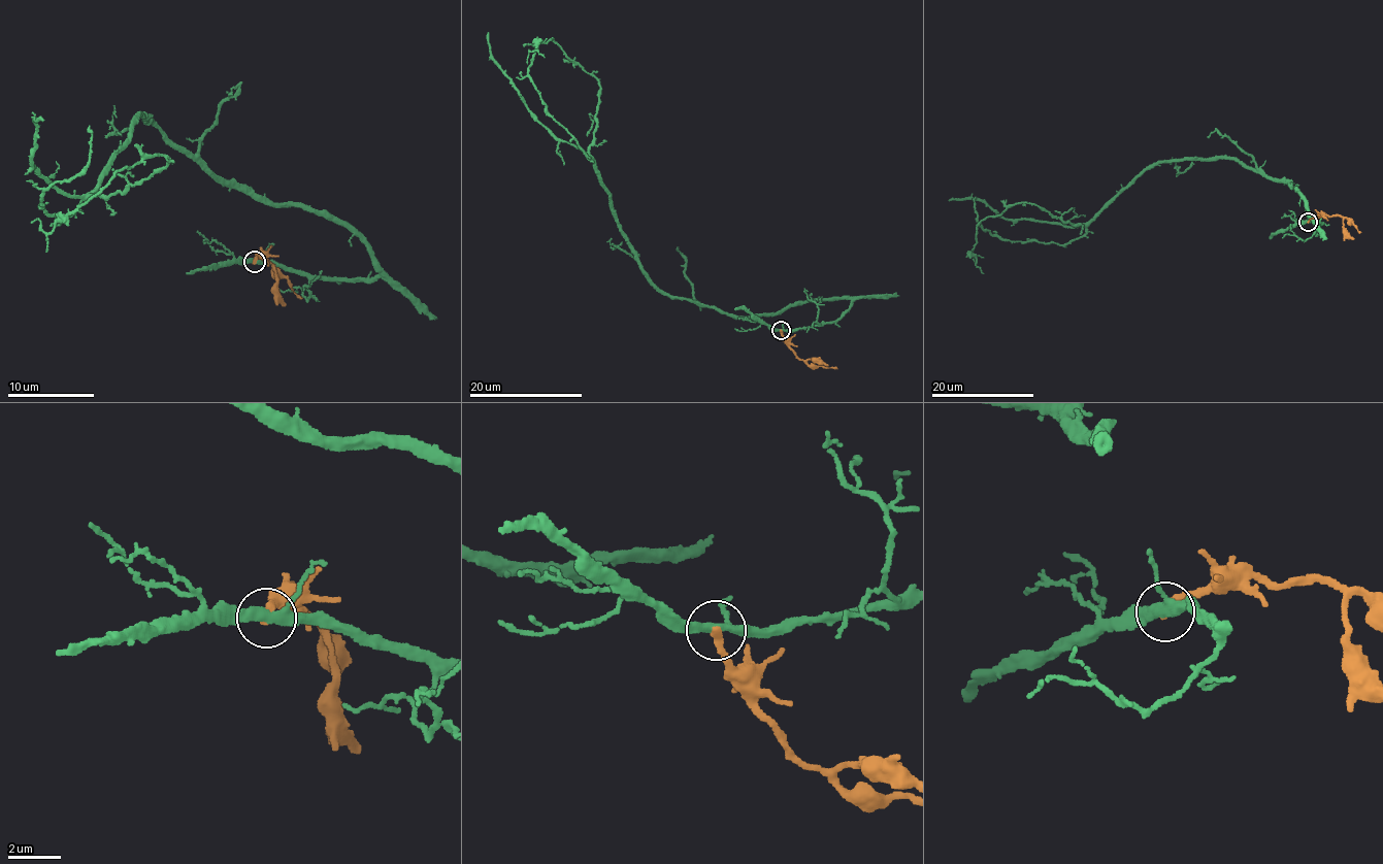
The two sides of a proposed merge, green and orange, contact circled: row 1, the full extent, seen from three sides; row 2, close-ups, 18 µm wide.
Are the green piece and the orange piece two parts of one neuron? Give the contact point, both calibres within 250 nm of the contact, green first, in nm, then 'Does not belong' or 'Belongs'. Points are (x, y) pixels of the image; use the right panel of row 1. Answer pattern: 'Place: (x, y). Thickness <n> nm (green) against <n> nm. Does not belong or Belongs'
Place: (1308, 222). Thickness 280 nm (green) against 280 nm. Does not belong

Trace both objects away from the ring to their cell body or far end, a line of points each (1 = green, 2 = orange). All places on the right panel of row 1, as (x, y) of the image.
1: (1308, 222), (1295, 186), (1228, 158), (1158, 161), (1086, 223), (988, 217), (983, 258)
2: (1308, 222), (1325, 214), (1339, 216), (1350, 220), (1361, 232)

